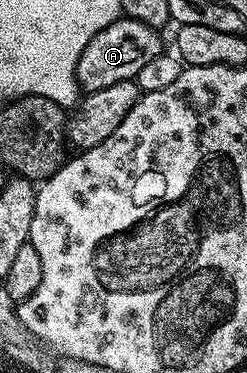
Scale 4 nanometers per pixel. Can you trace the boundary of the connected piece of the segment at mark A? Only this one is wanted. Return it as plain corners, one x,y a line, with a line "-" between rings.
120,16
109,28
101,28
89,44
85,44
85,52
77,60
75,79
79,81
80,91
92,94
101,92
101,88
109,88
112,84
121,84
134,80
137,72
153,60
153,56
164,53
165,46
159,39
160,31
139,20

